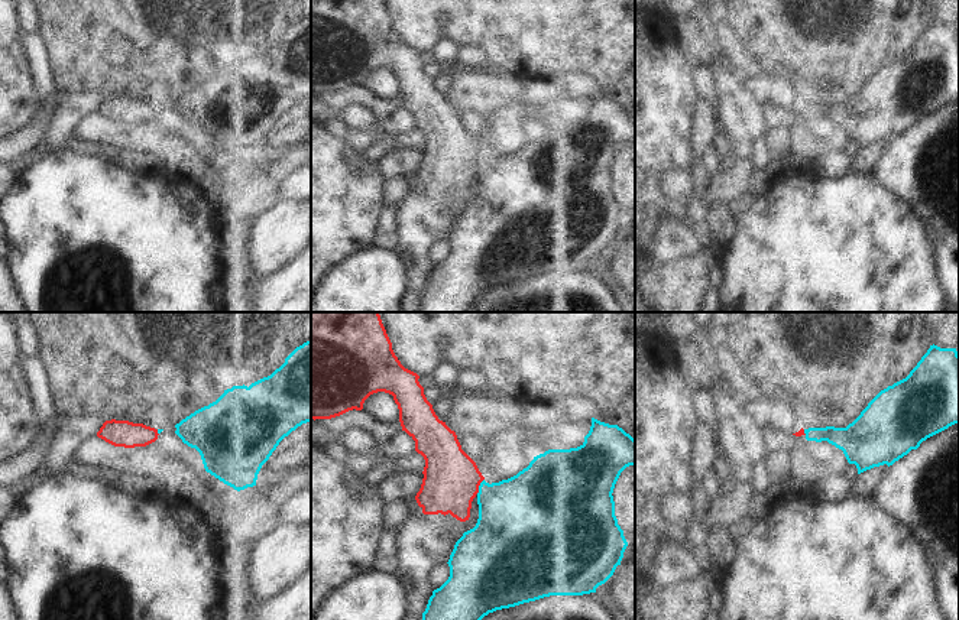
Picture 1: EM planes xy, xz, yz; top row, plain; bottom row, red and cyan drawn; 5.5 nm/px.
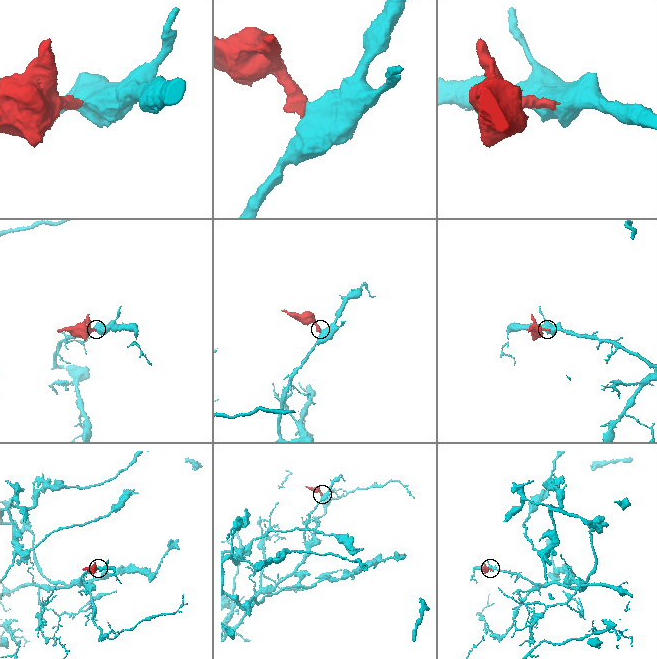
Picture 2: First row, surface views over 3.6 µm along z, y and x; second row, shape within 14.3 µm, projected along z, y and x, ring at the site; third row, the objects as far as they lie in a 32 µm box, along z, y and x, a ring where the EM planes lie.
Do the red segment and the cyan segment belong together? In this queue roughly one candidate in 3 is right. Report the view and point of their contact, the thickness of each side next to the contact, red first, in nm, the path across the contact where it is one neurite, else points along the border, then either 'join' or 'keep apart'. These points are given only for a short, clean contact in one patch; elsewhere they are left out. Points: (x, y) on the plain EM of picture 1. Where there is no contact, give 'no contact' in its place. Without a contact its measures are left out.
xz (479, 161) | 320/400 nm | along xz (483, 155), (476, 169) | keep apart

